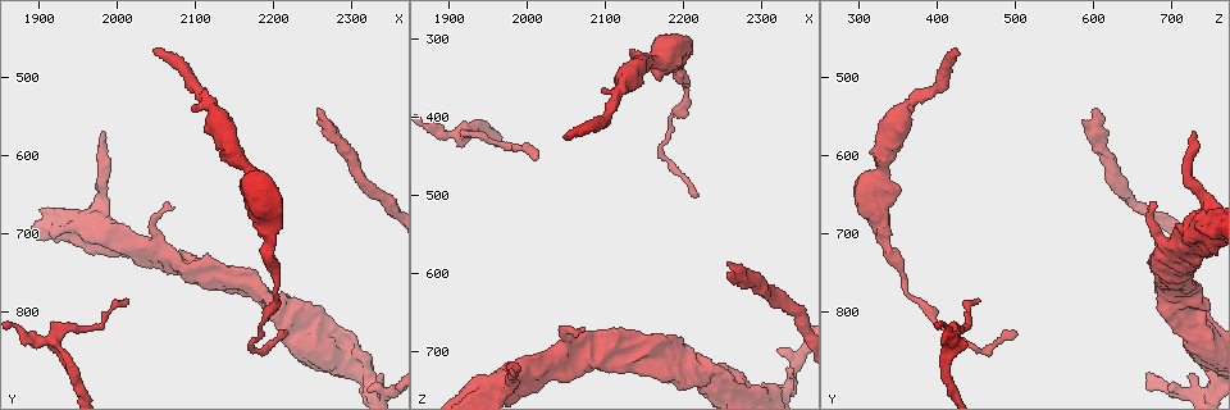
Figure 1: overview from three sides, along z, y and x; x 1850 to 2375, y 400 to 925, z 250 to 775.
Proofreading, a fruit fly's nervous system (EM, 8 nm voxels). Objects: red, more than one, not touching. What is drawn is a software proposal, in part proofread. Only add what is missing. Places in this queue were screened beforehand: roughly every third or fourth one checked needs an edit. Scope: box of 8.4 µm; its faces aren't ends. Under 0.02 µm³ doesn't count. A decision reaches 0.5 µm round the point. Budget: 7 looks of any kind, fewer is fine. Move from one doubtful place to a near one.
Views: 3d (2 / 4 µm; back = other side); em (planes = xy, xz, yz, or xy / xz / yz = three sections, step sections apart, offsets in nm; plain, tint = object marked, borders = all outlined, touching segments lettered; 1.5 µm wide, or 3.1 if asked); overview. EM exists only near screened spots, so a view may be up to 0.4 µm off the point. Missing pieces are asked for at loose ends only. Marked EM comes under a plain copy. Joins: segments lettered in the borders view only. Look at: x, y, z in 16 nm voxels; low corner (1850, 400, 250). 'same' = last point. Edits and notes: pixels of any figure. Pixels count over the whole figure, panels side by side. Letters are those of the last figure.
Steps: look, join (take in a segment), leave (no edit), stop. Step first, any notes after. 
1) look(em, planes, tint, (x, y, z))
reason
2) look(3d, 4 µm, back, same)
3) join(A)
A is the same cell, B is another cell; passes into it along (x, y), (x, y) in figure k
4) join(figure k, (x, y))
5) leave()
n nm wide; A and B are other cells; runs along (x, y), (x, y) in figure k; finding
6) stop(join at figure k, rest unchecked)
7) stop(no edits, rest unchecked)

look(3d, 2 µm, (2045, 460, 425))
end of a long branch

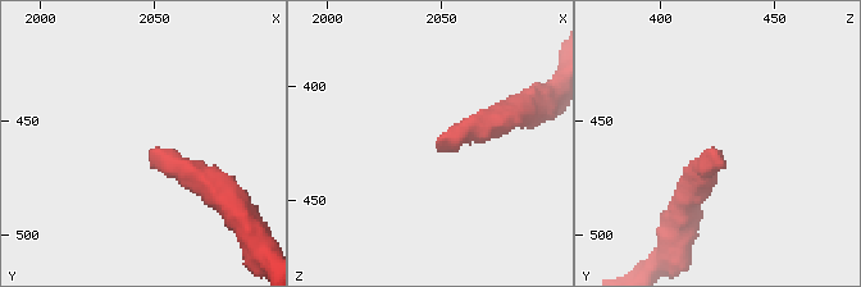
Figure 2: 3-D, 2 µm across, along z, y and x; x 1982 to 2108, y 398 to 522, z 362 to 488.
look(em, planes, borders, (2048, 465, 426))
shape alone is not enough

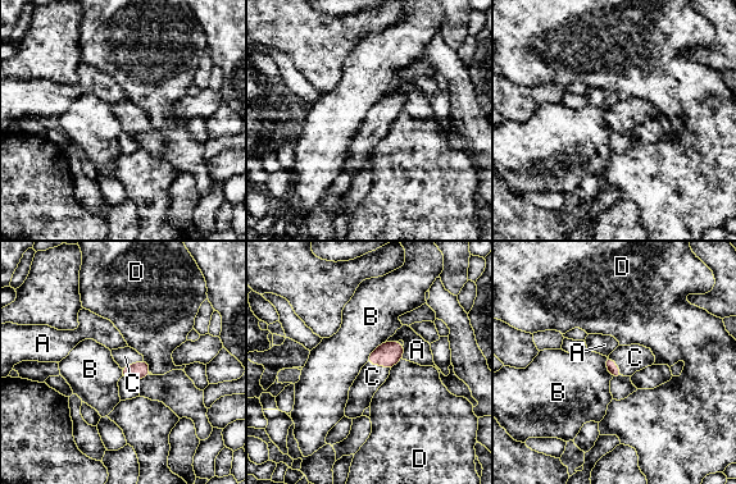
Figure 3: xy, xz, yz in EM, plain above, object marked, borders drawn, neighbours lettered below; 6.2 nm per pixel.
join(C)
C is the same cell, A, B and D are other cells; passes into it along (387, 354), (378, 364), (372, 377) in figure 3; the neuron continues

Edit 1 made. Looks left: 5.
look(em, planes, borders, (1985, 570, 735))
free end

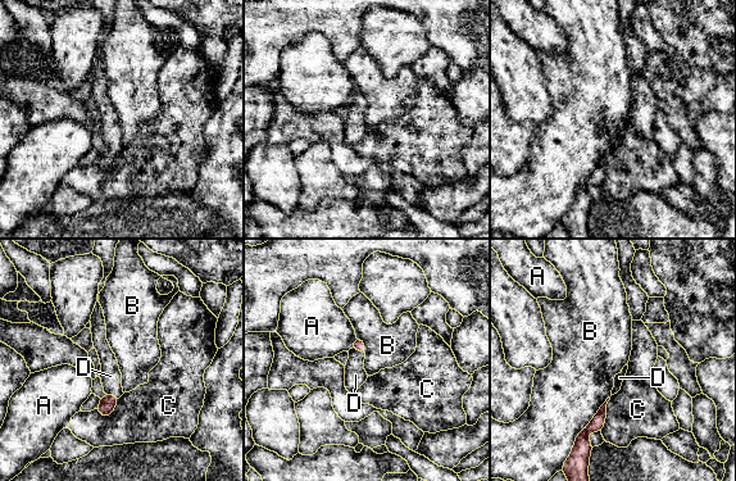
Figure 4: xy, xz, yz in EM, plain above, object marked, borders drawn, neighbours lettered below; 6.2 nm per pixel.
join(D)
D is the same cell, A, B and C are other cells; passes into it along (107, 404), (110, 394), (110, 376) in figure 4; it goes on there

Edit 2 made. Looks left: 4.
look(em, planes, tint, (2110, 735, 675))
stops while still wide

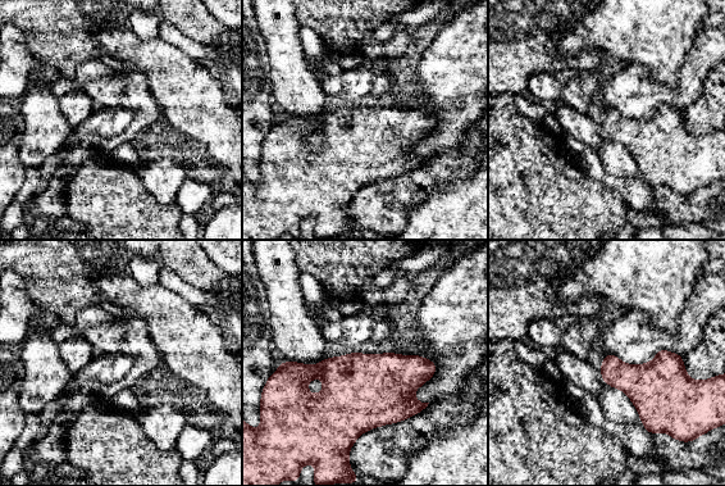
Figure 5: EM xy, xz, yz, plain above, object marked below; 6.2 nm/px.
look(em, planes, borders, same)

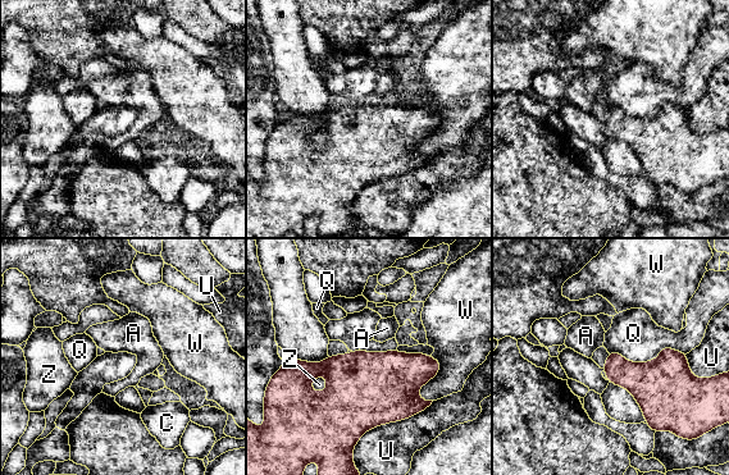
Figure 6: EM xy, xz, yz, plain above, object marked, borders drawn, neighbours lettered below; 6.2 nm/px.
leave()
A, C, Q, U, W and Z are other cells; border along (609, 352), (686, 354) in figure 6; no lettered segment goes on from it

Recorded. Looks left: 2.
stop(join at figure 3, join at figure 4, rest unchecked)

